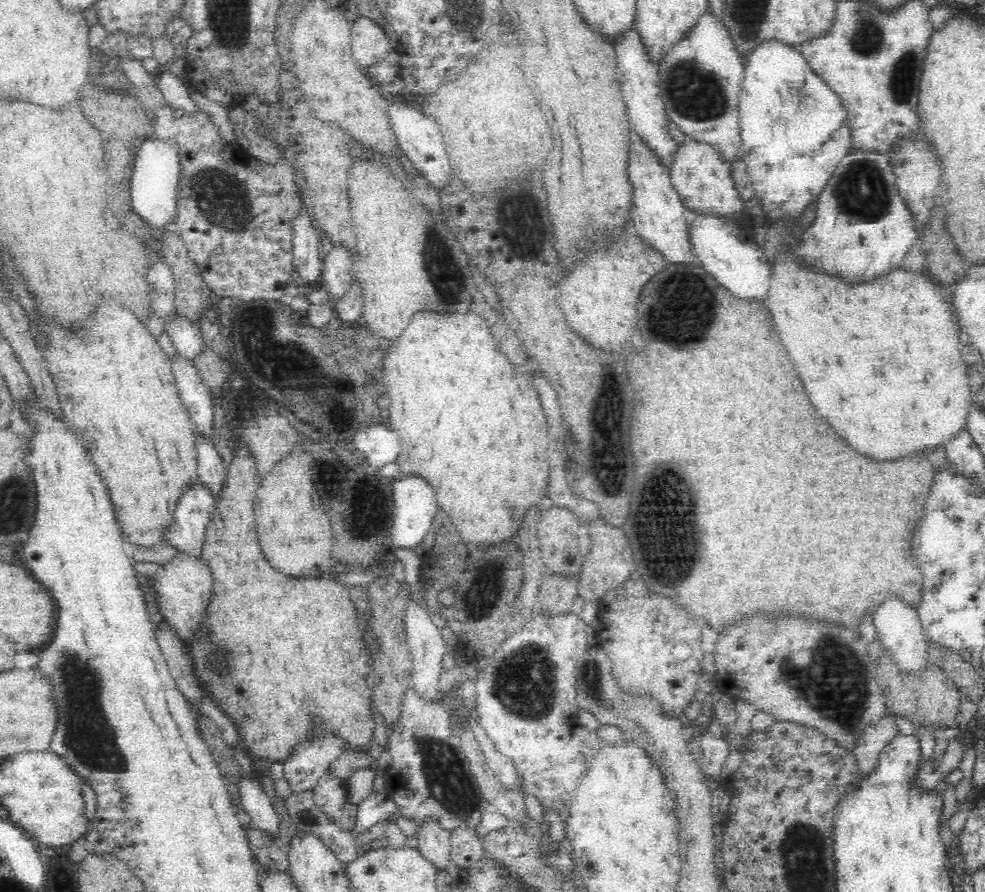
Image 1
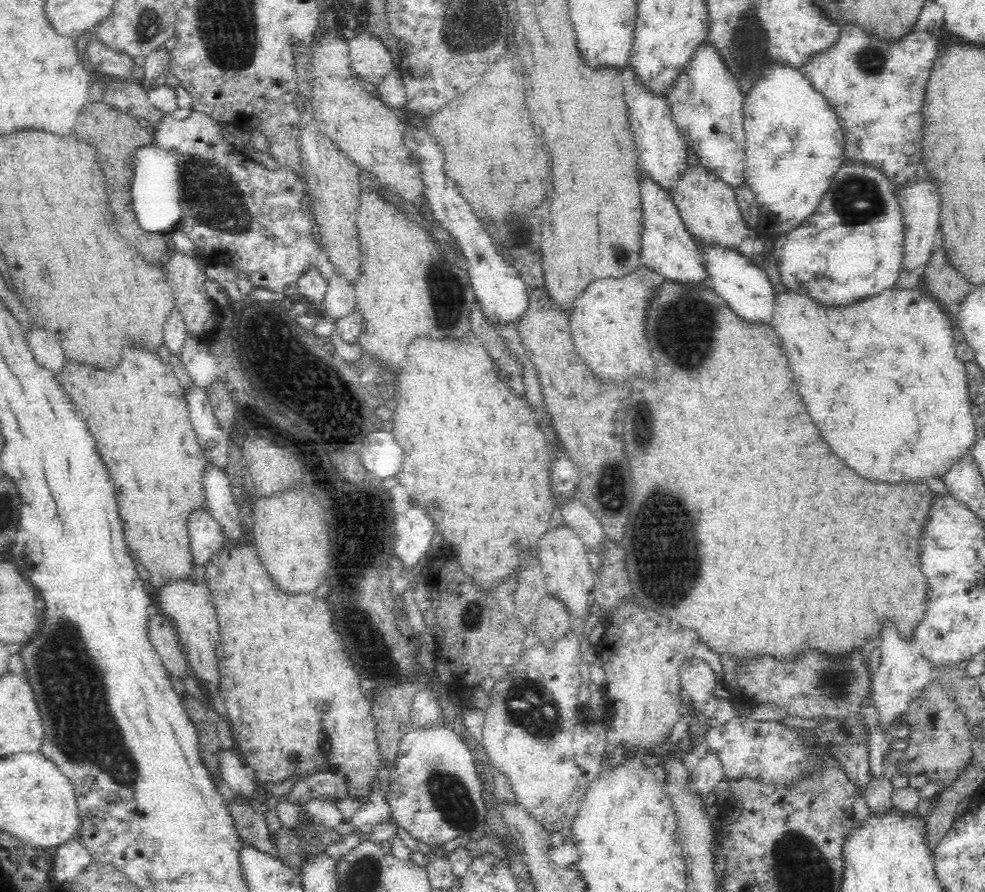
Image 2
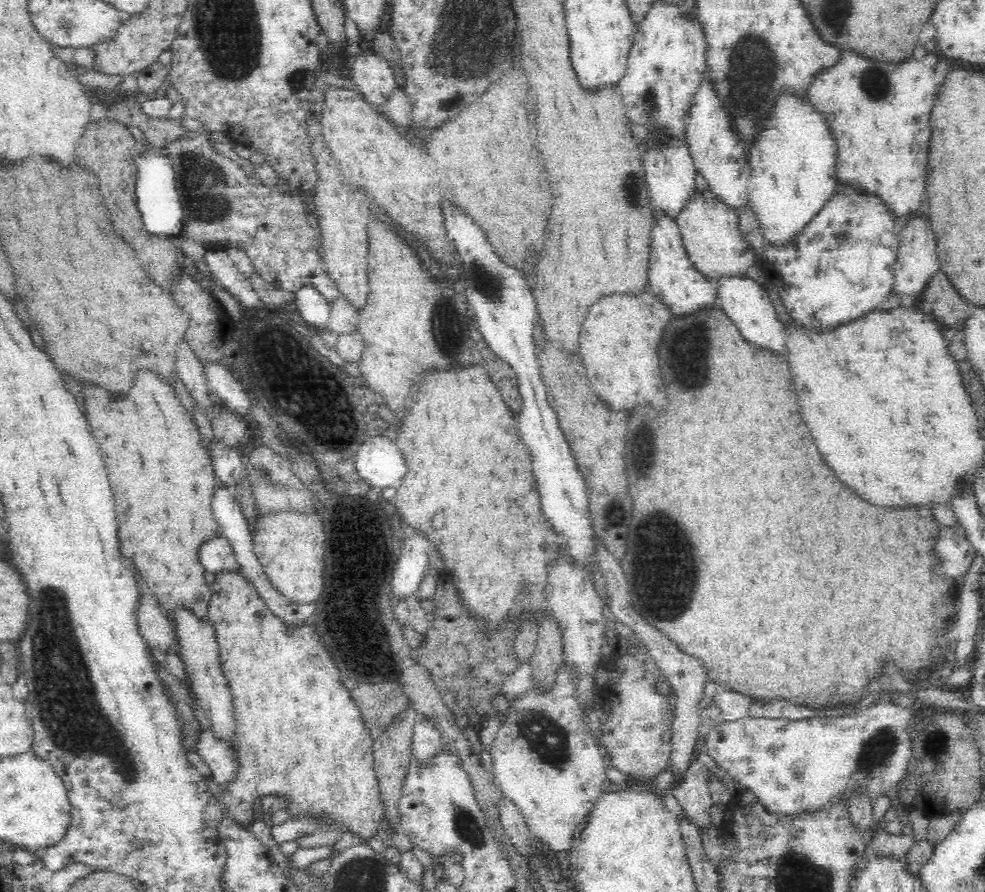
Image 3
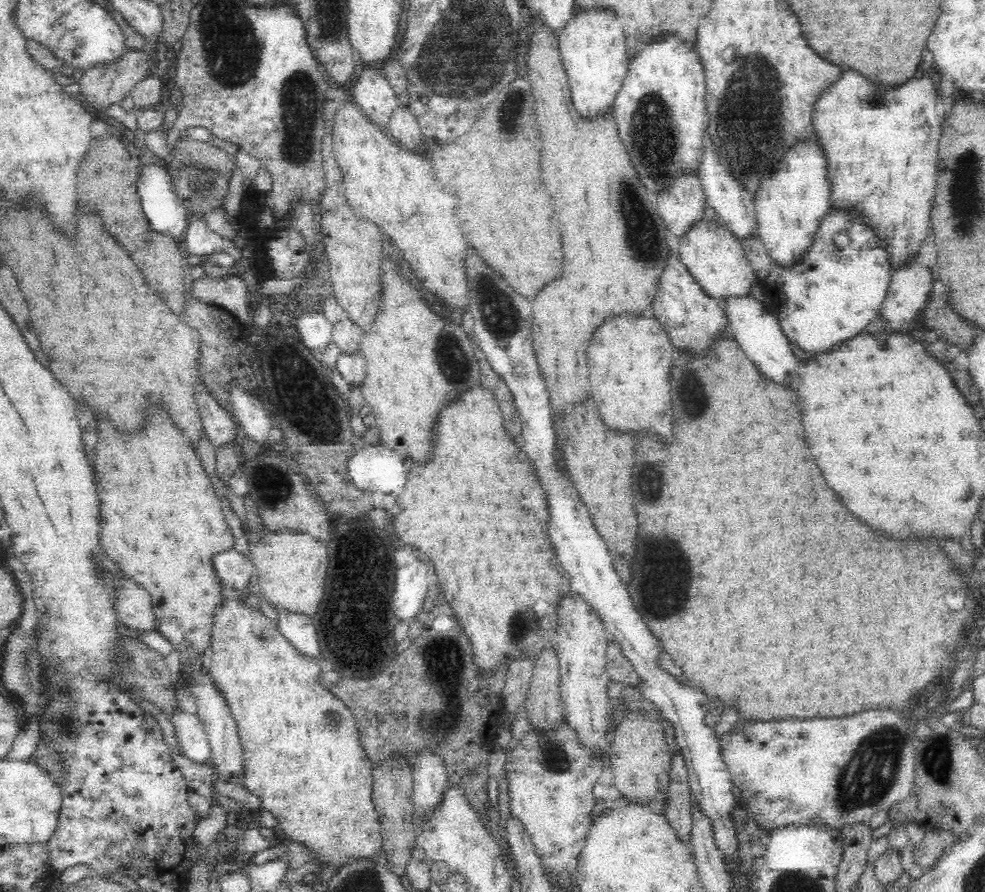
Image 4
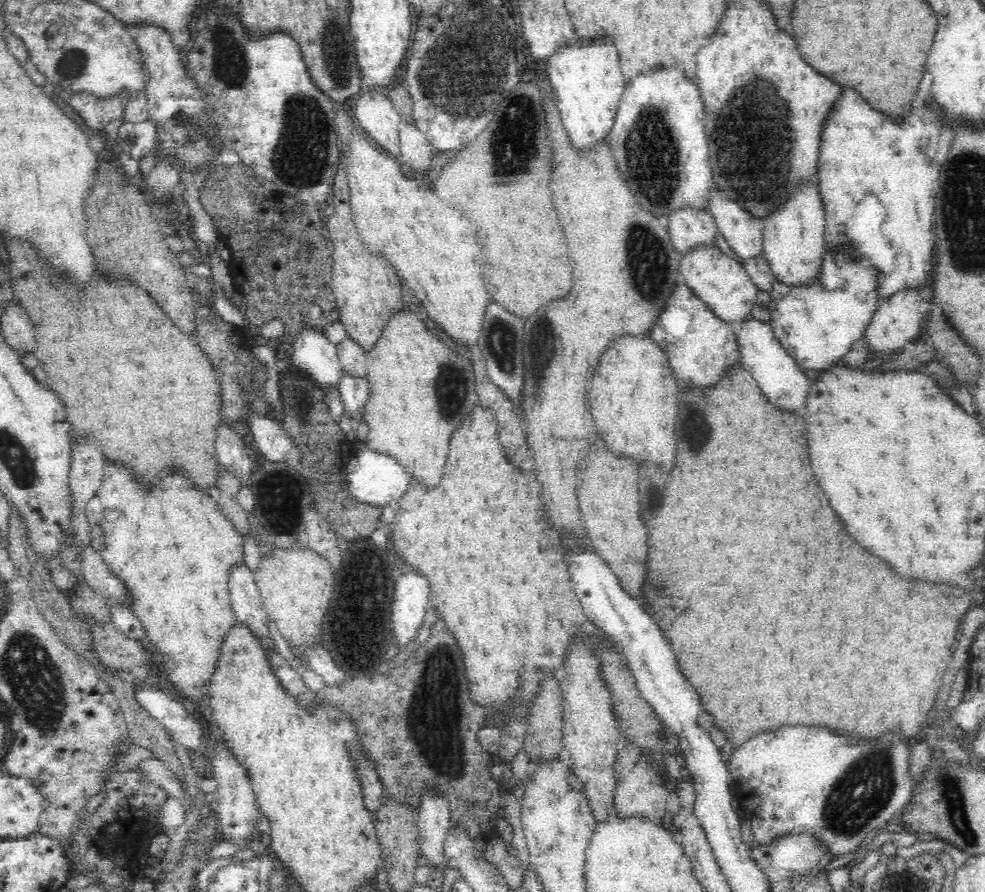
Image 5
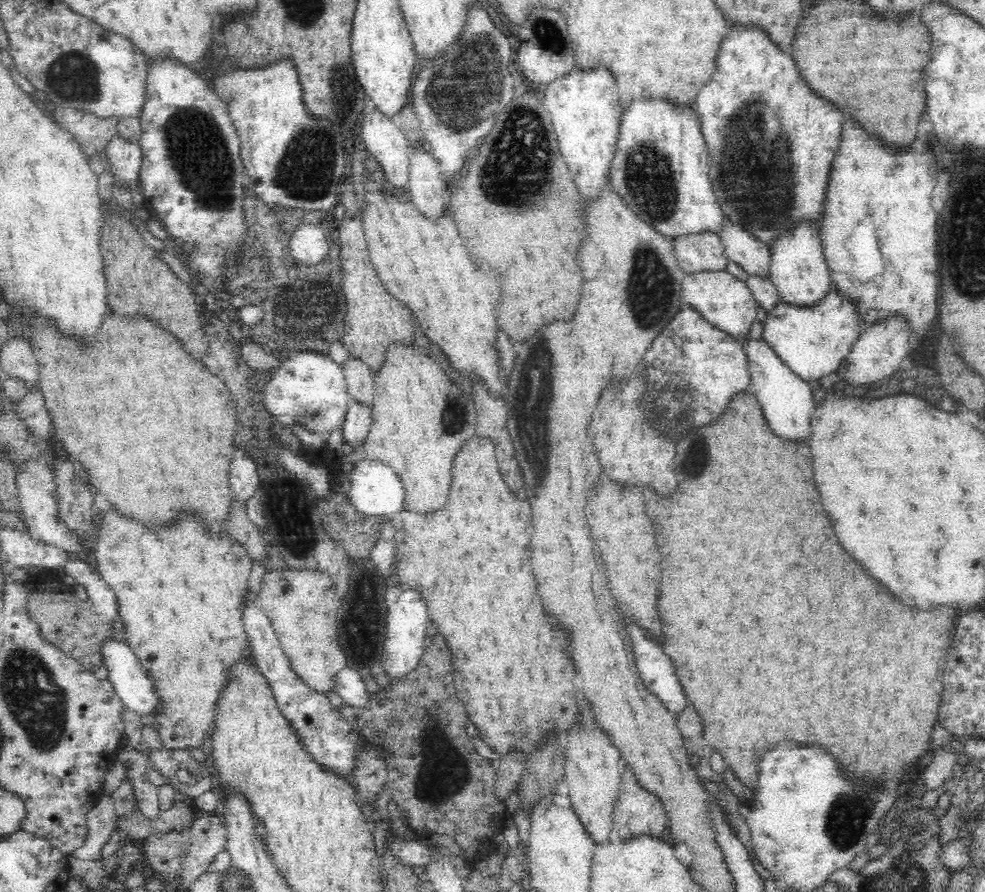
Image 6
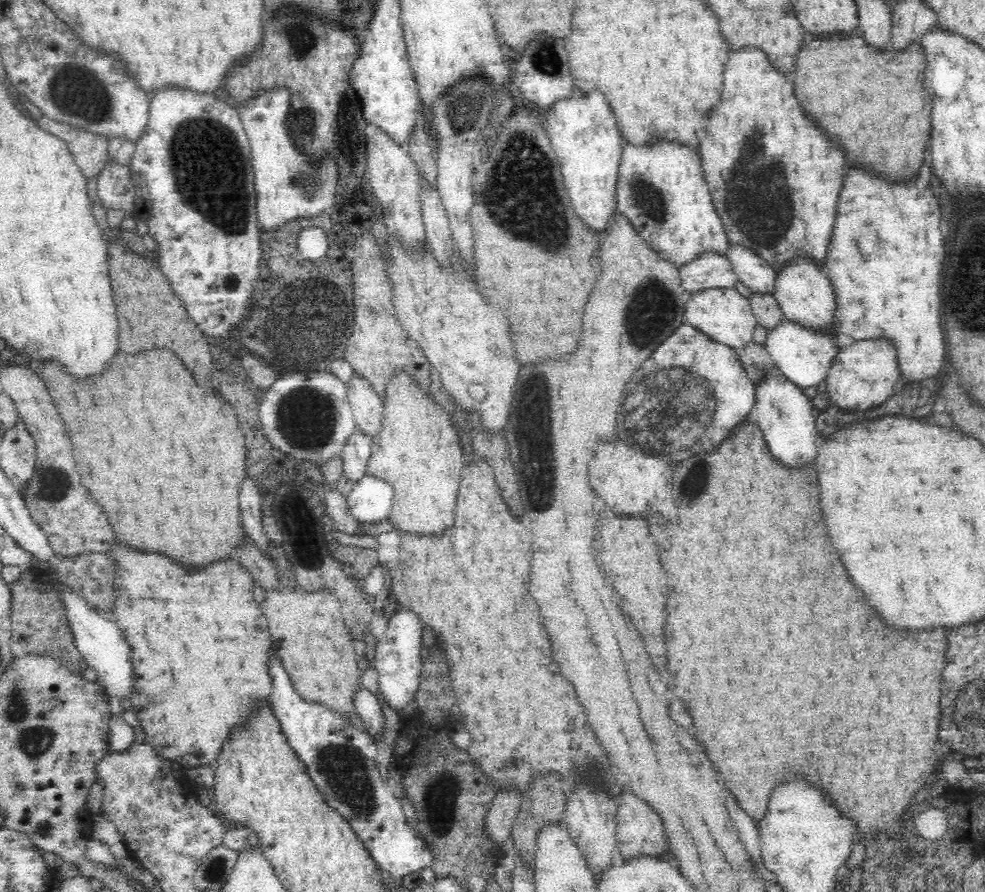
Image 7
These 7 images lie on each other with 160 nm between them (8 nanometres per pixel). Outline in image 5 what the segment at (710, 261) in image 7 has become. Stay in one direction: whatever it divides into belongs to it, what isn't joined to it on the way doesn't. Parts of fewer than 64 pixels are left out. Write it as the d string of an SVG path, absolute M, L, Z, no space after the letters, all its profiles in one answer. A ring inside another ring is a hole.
M684 205L670 210L664 221L671 244L680 254L702 243L714 243L717 227L706 207Z

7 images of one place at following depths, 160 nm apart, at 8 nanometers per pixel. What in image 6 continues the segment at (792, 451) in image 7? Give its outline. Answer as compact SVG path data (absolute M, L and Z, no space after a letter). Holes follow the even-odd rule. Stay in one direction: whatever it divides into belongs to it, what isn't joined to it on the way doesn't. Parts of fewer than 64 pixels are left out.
M760 337L759 340L748 338L743 343L743 351L748 364L750 390L764 411L766 421L774 428L774 432L782 438L808 438L810 436L810 423L815 401L812 400L810 392L810 382L799 377L778 353L770 347L766 339Z

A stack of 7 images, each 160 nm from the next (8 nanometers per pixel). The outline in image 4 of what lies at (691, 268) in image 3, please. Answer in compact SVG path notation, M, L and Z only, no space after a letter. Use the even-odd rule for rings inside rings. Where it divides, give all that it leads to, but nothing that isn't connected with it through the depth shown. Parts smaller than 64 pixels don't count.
M670 251L655 288L656 295L650 304L650 312L665 326L675 350L688 347L694 353L699 353L720 331L729 328L722 303L706 294L685 263L682 263L679 252Z

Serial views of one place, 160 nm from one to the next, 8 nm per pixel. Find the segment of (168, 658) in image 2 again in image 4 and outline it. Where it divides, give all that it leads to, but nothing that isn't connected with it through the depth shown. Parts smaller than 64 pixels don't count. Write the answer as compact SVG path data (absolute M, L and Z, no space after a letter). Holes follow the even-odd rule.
M114 576L112 581L114 587L118 589L116 613L120 621L128 628L136 630L138 634L158 633L158 623L156 623L156 613L152 608L150 593L128 576Z

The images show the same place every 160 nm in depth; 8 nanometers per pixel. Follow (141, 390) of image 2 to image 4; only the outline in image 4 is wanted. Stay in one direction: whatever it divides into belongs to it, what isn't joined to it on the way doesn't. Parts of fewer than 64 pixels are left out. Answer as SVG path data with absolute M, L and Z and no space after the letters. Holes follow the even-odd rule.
M146 398L144 402L146 406L146 414L144 414L144 422L142 422L142 428L140 430L132 430L132 432L122 432L118 428L112 426L112 422L108 418L100 418L98 420L98 444L94 447L96 460L95 463L95 479L98 482L98 496L102 498L101 518L102 522L102 538L101 545L103 552L108 556L114 558L114 562L120 568L123 576L128 576L130 579L134 579L140 586L144 587L149 593L152 600L152 606L154 606L154 613L156 613L156 623L158 623L158 632L168 639L174 648L177 650L187 650L188 647L192 647L194 651L198 653L204 652L209 646L210 631L213 623L214 607L218 606L222 602L222 587L220 580L216 576L212 566L212 555L217 552L232 548L235 545L235 537L231 533L230 527L226 524L225 513L220 508L220 499L216 497L216 492L212 487L210 478L206 474L206 470L202 467L202 460L200 460L197 449L194 449L190 439L186 438L182 434L180 428L176 428L174 420L168 416L168 412L164 410L162 402L158 400L152 400L152 398Z

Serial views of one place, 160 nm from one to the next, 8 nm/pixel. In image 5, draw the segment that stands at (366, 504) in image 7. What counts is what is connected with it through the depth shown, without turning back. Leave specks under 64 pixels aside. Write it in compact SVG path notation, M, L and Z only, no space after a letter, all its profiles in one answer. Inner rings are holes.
M366 444L362 448L352 450L352 454L348 454L346 476L350 494L356 497L356 500L370 503L380 508L382 506L392 506L392 502L398 502L400 496L406 492L408 482L410 482L406 467L394 460L392 455L379 453L374 449L368 448Z

